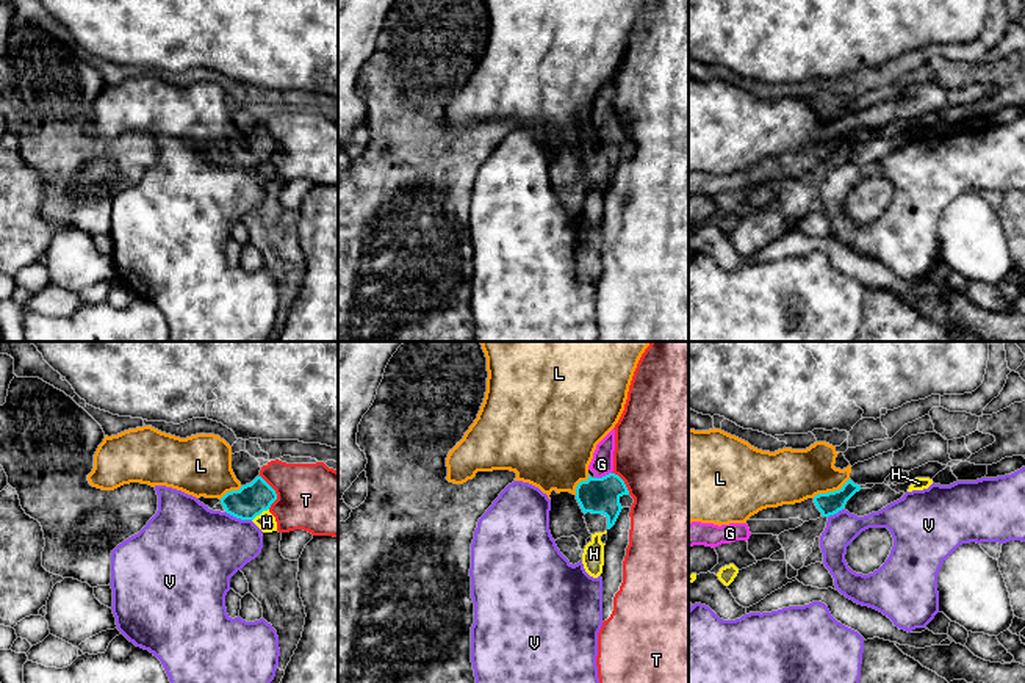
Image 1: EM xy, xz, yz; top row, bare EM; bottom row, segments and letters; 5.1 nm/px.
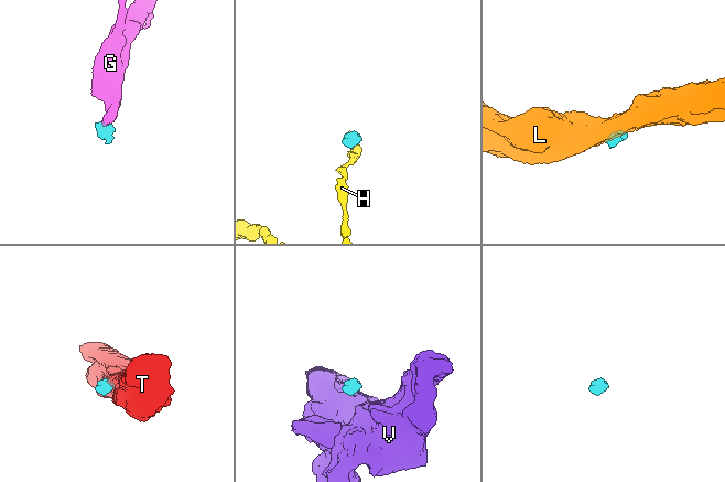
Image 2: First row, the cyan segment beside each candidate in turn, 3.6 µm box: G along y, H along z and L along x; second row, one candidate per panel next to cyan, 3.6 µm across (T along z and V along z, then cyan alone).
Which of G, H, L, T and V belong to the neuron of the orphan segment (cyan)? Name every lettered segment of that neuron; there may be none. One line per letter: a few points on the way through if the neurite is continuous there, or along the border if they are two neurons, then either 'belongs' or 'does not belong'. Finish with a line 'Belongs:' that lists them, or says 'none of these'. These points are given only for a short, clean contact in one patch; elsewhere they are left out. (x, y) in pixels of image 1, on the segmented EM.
G: runs through xz (598, 495), (603, 491), (603, 477), (601, 464); belongs
H: border along xy (268, 508), (252, 520); does not belong
L: border along yz (848, 478), (837, 489), (819, 492), (812, 497); does not belong
T: border along xy (260, 475), (276, 494), (276, 500), (269, 508); does not belong
V: border along xy (226, 511), (251, 520); does not belong
Belongs: G

